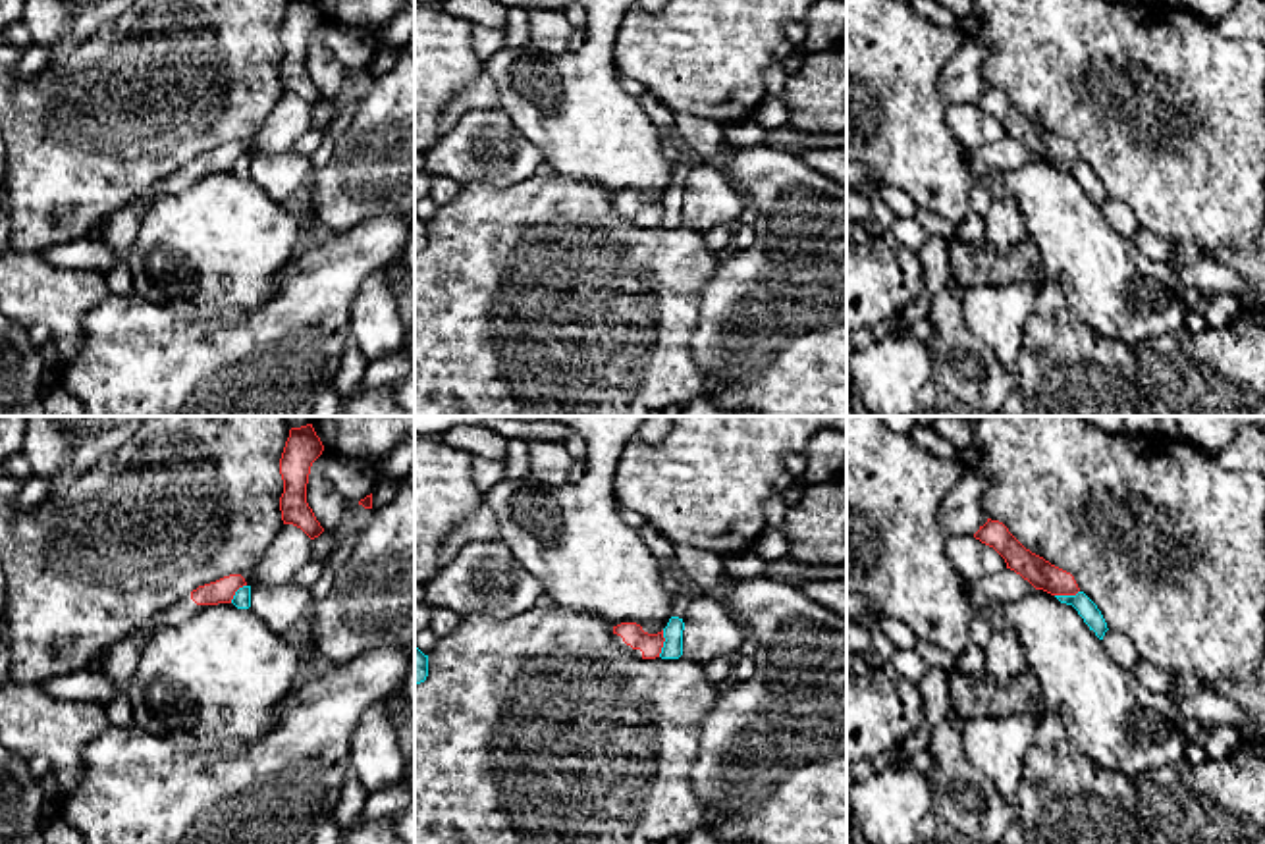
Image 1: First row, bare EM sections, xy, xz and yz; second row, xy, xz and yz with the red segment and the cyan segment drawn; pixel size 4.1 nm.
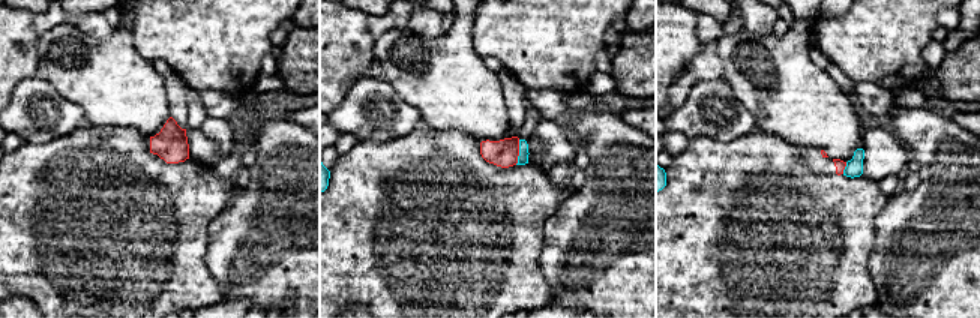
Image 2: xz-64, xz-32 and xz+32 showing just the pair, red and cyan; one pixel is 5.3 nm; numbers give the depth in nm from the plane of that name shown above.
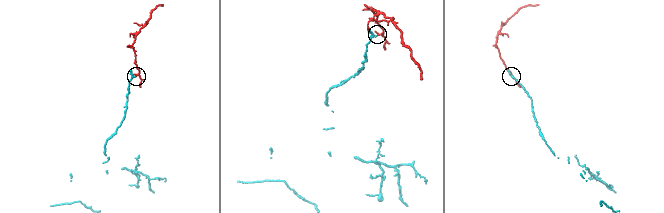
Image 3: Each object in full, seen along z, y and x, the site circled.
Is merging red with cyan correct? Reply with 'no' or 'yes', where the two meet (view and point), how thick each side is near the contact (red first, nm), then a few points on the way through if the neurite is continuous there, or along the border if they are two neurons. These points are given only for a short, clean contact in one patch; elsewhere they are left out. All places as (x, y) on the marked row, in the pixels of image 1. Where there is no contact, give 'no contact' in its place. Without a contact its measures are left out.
no; meets red in xz at (662, 644); 100 nm thick on the red side, 80 nm on the other; border along xz (664, 631), (664, 646), (658, 656)

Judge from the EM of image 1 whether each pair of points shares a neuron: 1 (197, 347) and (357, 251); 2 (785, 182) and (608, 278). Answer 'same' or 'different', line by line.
1: same
2: different

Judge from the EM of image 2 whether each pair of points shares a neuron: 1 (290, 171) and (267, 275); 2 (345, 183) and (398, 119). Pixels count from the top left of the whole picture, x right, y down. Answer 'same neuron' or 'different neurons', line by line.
1: same neuron
2: different neurons

